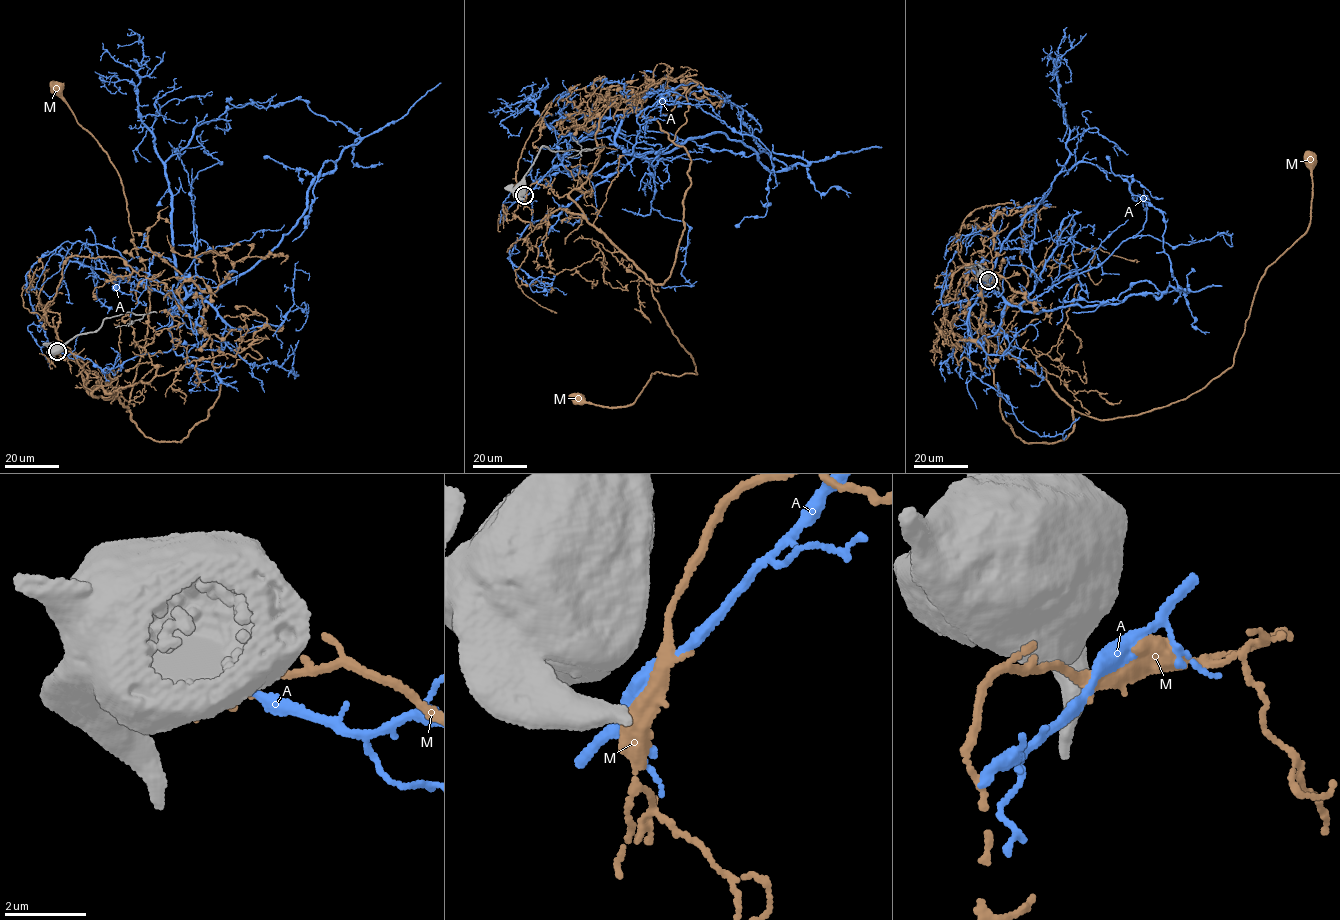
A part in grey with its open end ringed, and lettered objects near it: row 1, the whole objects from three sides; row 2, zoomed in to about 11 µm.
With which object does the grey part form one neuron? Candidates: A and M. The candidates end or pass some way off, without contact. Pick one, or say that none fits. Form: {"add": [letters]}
{"add": ["A"]}

